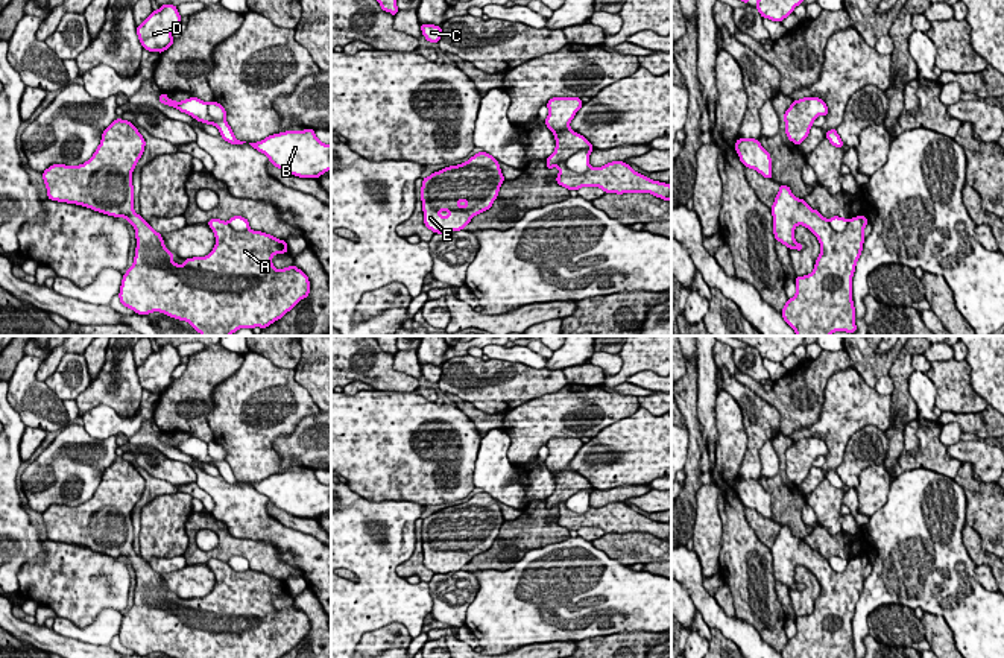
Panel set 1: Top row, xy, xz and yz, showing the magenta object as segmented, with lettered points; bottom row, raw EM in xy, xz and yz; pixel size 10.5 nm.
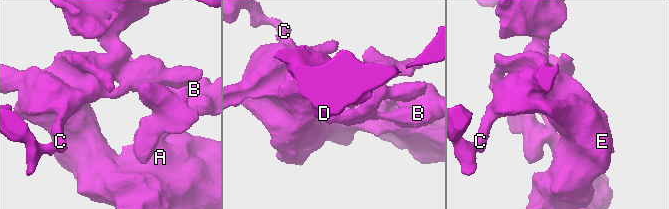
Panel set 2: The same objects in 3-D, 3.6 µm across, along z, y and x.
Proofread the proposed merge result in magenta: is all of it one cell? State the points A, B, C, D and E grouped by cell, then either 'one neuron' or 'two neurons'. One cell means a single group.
A C D E / B | two neurons

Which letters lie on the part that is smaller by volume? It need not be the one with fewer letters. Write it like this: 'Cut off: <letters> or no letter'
Cut off: B

